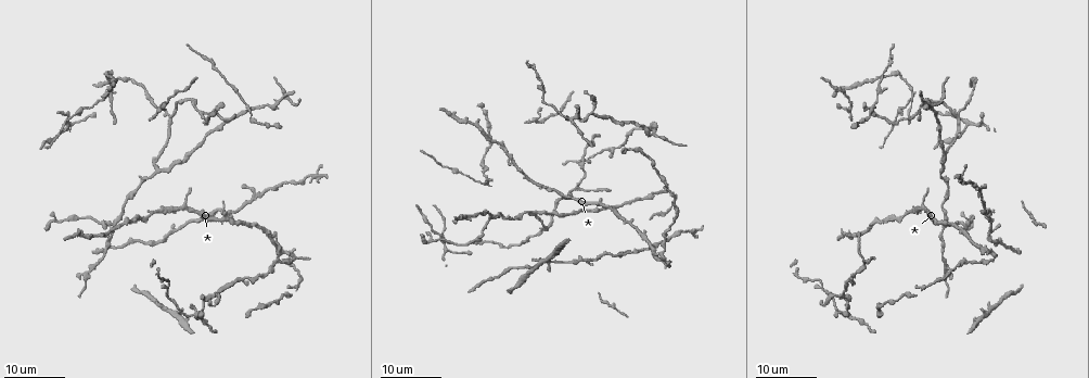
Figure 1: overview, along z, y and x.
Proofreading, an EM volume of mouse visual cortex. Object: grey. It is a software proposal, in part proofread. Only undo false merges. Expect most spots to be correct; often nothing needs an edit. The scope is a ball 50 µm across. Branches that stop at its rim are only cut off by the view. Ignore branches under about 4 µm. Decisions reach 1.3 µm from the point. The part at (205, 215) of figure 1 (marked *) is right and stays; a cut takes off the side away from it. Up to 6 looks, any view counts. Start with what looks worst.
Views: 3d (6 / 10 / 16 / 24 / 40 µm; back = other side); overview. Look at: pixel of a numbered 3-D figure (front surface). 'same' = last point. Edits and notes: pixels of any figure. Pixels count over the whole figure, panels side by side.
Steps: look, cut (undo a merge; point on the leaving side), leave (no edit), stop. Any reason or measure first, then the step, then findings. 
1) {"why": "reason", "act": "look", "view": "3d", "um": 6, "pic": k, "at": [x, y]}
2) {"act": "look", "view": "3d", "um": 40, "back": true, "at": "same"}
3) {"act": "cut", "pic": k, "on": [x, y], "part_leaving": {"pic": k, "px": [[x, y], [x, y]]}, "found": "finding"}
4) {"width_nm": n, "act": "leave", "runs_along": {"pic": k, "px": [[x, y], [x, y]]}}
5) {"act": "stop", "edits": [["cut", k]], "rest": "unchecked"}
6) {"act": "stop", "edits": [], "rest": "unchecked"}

{"why": "four or more arms meet", "act": "look", "view": "3d", "um": 16, "pic": 1, "at": [913, 94]}

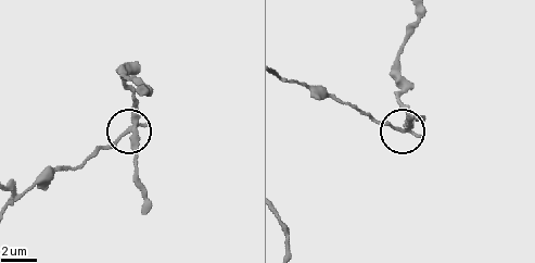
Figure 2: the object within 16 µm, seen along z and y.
{"why": "zoom in", "act": "look", "view": "3d", "um": 10, "pic": 2, "at": [136, 134]}

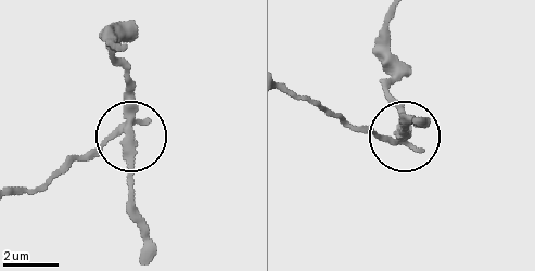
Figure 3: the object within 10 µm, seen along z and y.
{"act": "cut", "pic": 3, "on": [91, 149], "part_leaving": {"pic": 3, "px": [[126, 123], [30, 190], [16, 192]]}, "found": "two neurons meet here"}

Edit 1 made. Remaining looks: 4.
{"why": "see it whole again", "act": "look", "view": "overview"}

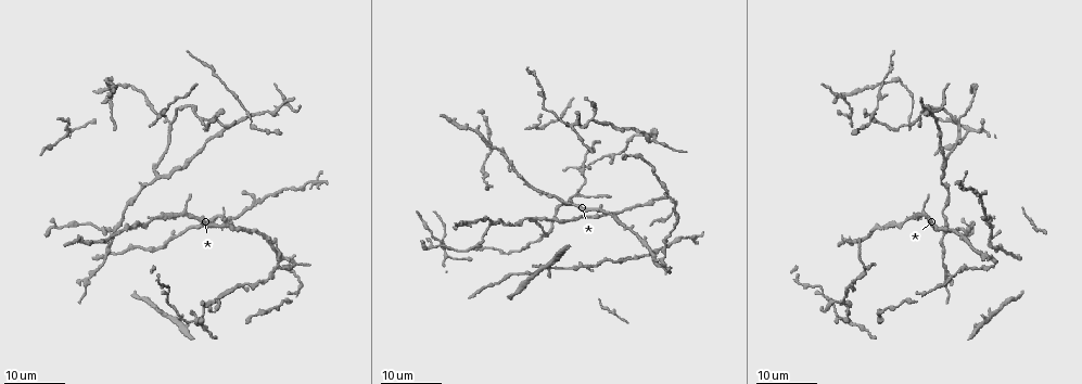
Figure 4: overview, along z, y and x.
{"why": "small branch off a trunk", "act": "look", "view": "3d", "um": 16, "pic": 4, "at": [171, 122]}

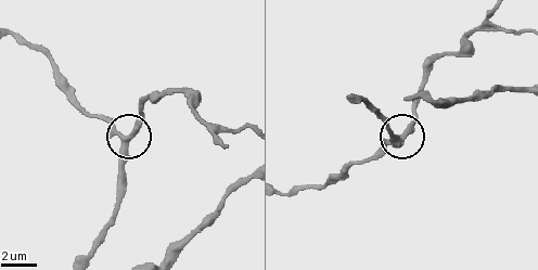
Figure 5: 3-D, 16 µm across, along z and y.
{"why": "zoom in", "act": "look", "view": "3d", "um": 10, "pic": 5, "at": [128, 140]}

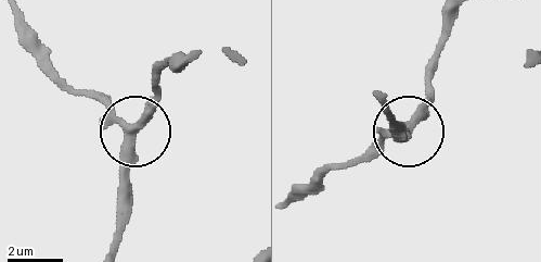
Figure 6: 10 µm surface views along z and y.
{"width_nm": 320, "act": "leave", "found": "one neuron here"}

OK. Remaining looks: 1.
{"act": "stop", "edits": [["cut", 3]], "rest": "unchecked"}

